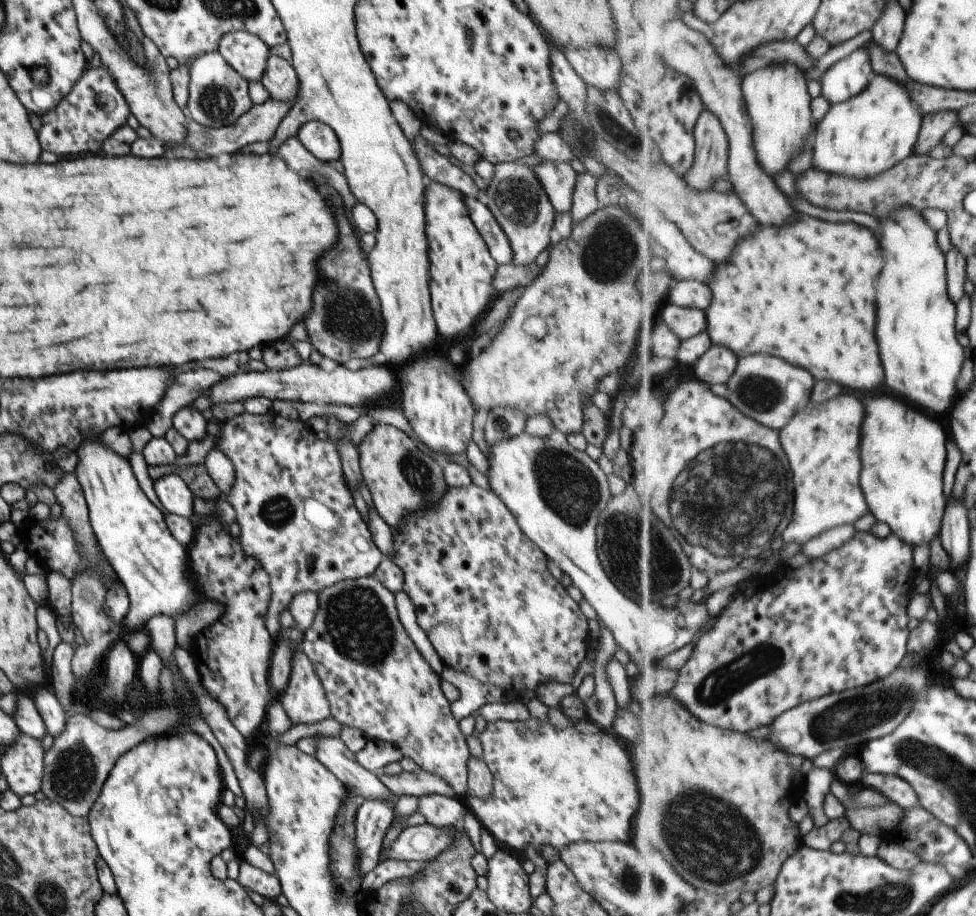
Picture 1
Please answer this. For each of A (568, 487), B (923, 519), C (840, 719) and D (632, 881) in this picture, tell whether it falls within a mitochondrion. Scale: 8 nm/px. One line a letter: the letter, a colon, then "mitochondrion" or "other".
A: mitochondrion
B: other
C: mitochondrion
D: mitochondrion

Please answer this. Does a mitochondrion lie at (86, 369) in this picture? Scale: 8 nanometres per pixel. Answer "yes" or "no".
no

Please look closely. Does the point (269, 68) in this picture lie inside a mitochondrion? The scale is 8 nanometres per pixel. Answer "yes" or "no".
no

